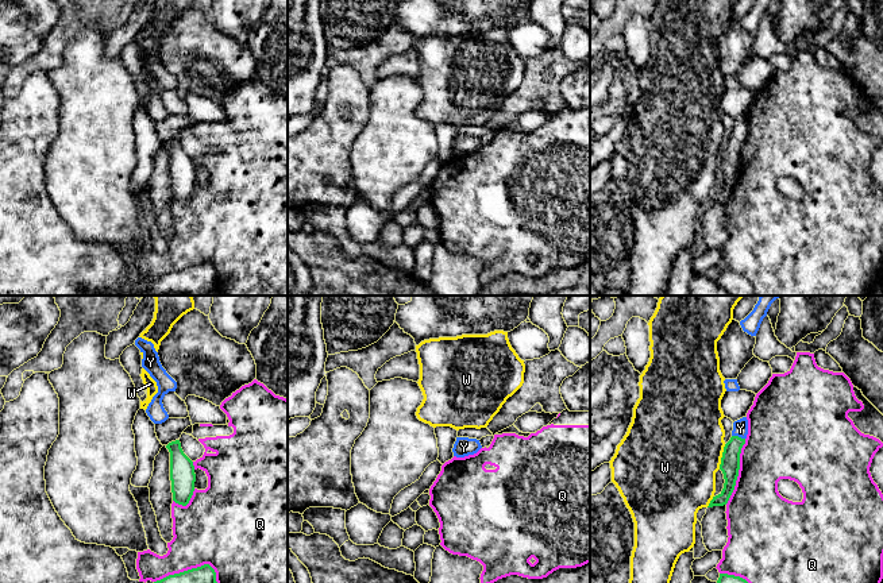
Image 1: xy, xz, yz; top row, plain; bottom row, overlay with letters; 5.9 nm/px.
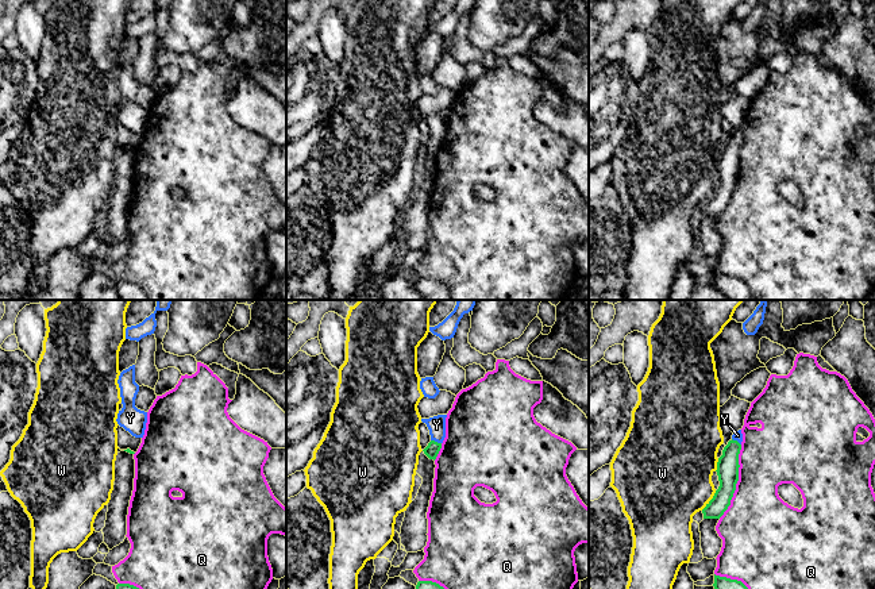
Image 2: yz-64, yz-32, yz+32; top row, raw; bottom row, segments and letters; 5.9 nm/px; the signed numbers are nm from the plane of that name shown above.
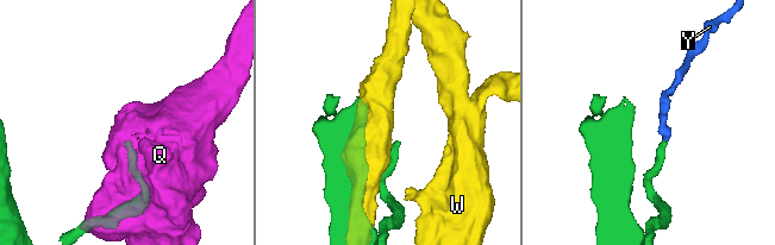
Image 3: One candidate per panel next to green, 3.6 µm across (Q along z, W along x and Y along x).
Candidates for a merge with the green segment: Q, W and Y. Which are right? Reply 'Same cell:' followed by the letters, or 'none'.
Same cell: Y

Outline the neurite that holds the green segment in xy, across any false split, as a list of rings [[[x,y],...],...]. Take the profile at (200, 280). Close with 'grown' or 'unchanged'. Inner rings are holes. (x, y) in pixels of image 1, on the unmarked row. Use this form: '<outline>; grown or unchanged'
[[[204,262],[157,278],[144,292],[134,296],[207,296],[216,289],[216,281],[215,267]]]; unchanged

